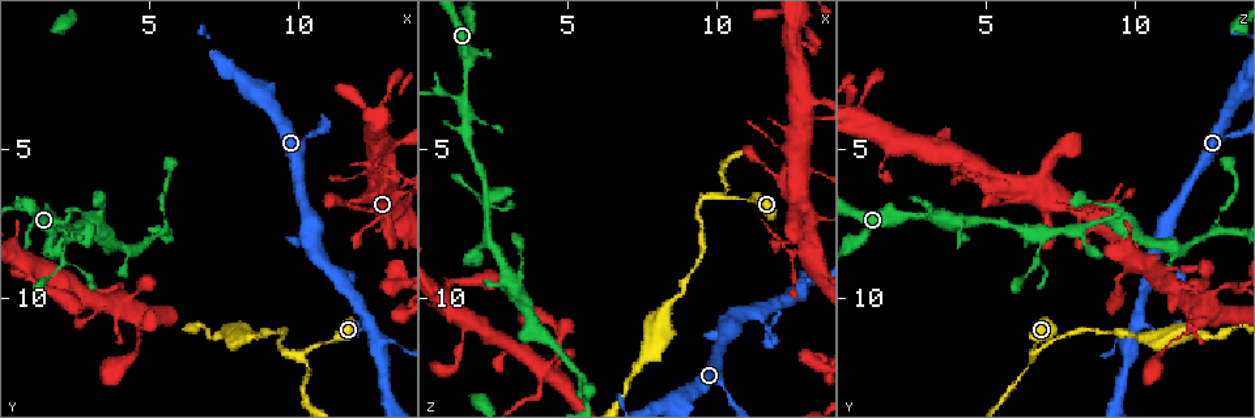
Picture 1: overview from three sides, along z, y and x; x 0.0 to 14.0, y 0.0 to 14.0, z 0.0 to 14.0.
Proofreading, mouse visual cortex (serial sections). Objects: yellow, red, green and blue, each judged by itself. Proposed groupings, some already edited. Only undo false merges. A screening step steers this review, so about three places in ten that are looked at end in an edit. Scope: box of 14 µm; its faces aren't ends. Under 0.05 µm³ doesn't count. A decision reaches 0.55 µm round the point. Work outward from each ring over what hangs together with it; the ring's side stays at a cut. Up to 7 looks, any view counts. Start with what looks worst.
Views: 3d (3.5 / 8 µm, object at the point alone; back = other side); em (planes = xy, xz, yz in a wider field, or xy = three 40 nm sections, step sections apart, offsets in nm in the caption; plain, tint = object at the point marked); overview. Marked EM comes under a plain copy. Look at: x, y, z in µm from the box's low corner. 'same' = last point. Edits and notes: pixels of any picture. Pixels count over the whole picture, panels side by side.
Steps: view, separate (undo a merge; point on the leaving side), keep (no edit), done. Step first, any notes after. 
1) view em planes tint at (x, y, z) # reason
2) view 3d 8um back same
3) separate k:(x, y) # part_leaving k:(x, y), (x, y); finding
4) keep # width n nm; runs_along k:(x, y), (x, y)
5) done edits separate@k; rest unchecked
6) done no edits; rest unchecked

view 3d 3.5um at (10.1, 11.9, 6.7) # thin neck

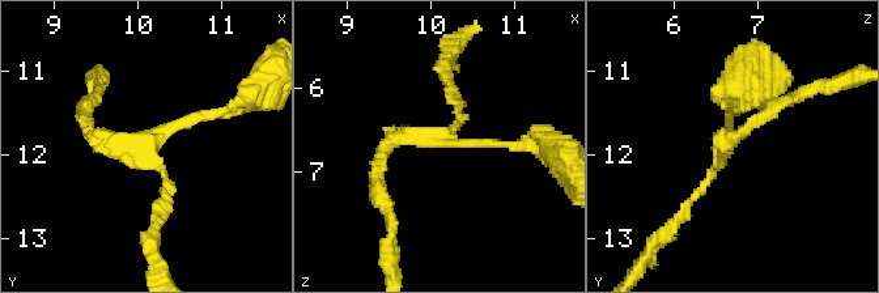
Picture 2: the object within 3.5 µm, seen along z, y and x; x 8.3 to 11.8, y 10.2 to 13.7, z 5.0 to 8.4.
view em xy step 1 tint at (10.20, 11.85, 6.60) # arms 3; arm_widths 100, 100, 200 nm

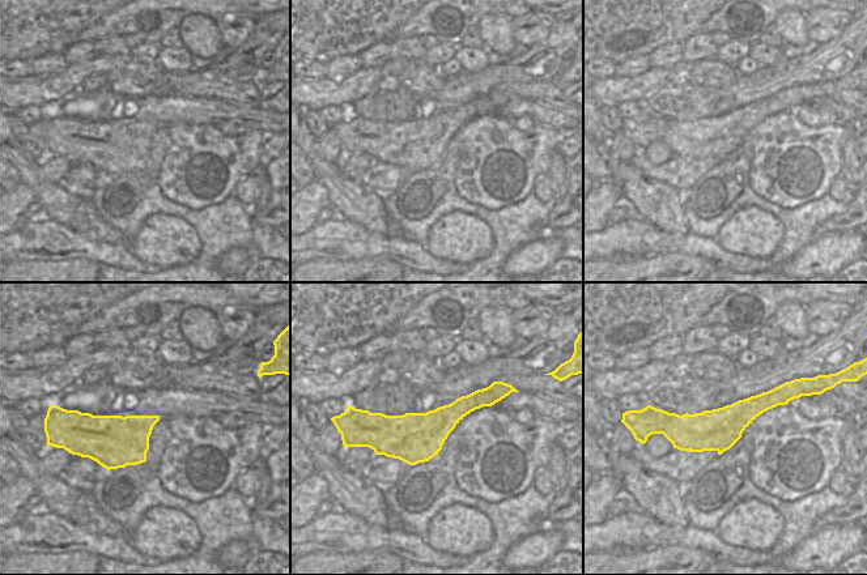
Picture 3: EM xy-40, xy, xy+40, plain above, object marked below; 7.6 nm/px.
keep # runs_along 3:(497, 397), (434, 426), (369, 418); continuous, no second cell

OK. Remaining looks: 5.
view 3d 3.5um at (12.4, 7.4, 8.1) # a narrow waist

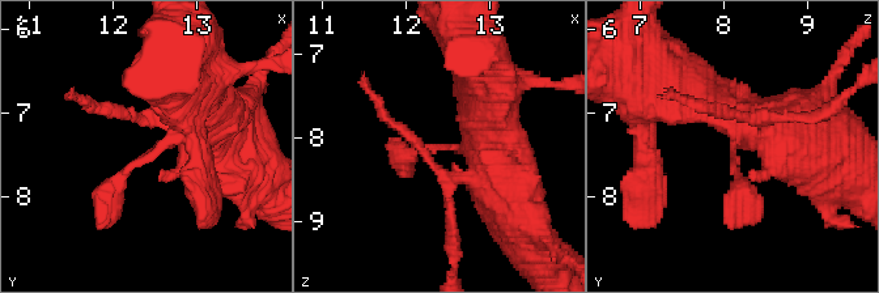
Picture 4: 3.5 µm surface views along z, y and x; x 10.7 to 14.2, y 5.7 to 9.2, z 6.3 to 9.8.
view em xy step 2 tint at (12.40, 7.45, 8.15) # now the EM

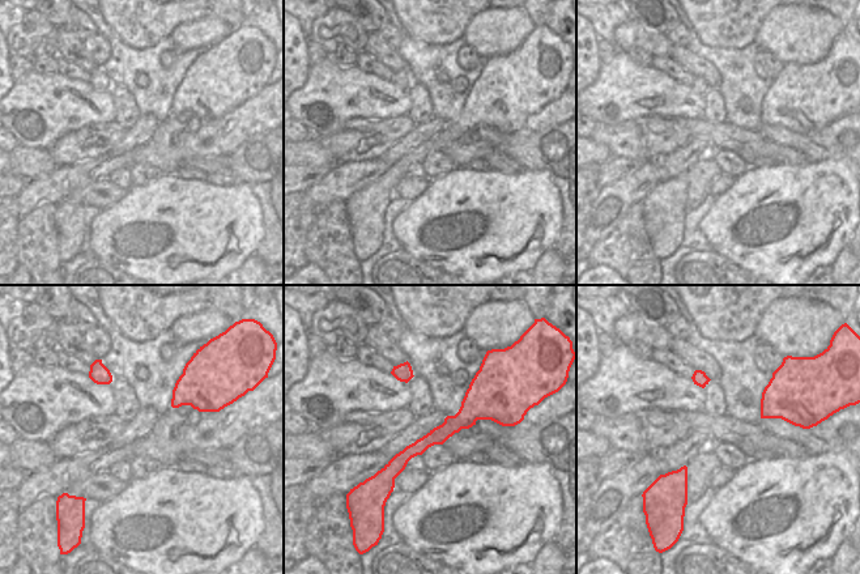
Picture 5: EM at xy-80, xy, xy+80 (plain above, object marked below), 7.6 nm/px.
view em planes tint same # cut it another way

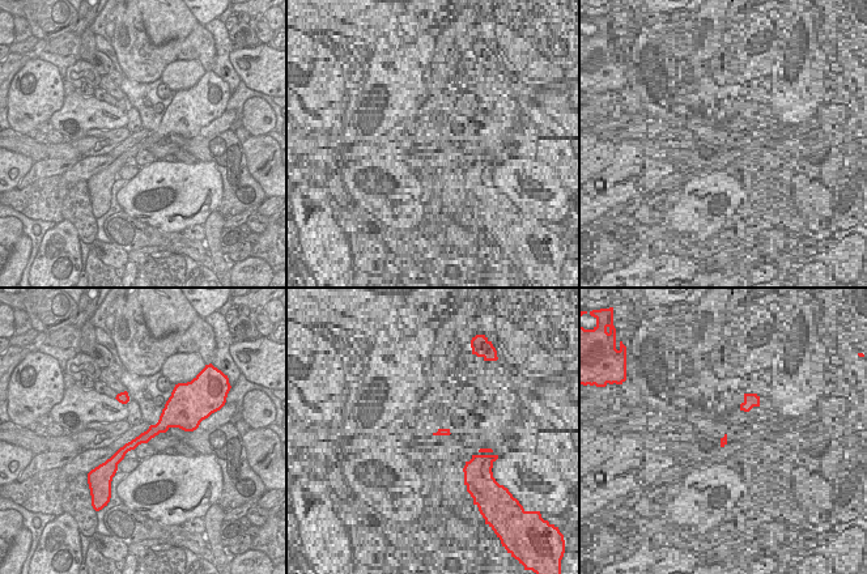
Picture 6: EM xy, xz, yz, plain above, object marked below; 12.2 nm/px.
separate 4:(450, 223) # part_leaving 4:(459, 177), (448, 183), (451, 274); two cells meet here

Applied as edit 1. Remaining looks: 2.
done edits separate@4; rest unchecked

